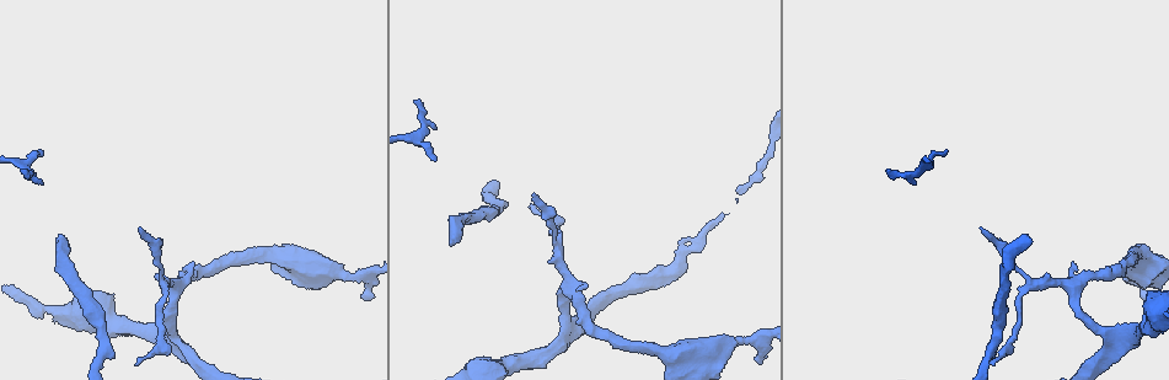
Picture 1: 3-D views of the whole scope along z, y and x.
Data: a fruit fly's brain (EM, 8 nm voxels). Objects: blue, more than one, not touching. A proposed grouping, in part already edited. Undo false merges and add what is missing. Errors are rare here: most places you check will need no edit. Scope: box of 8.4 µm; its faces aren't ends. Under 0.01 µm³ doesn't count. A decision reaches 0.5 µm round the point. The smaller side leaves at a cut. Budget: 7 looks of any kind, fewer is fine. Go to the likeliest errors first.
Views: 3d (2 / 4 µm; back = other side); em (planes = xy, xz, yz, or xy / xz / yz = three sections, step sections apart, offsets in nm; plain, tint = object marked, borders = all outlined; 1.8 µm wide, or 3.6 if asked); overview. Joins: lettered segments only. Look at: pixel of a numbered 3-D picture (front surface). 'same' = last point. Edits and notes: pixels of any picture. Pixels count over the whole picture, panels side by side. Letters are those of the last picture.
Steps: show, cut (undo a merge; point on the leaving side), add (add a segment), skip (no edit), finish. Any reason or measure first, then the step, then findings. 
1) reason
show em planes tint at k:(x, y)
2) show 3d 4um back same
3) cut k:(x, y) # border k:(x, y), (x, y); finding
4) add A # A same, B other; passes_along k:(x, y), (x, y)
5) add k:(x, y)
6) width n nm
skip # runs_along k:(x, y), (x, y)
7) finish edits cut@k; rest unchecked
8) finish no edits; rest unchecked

show em planes borders at 1:(55, 241)

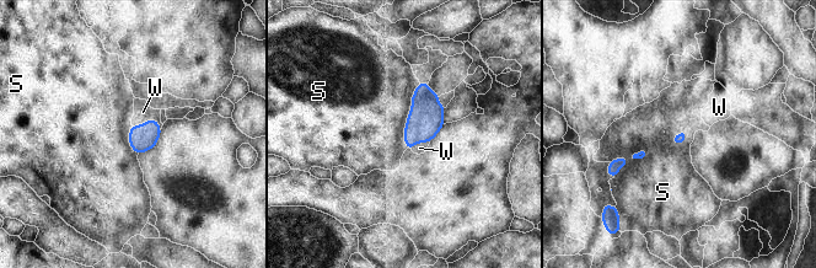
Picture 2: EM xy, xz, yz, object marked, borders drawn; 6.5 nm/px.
add W # S other, W same; passes_along 2:(141, 138), (148, 121), (143, 112); the cell continues

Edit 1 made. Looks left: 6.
tapers out
show em planes borders at 1:(140, 228)

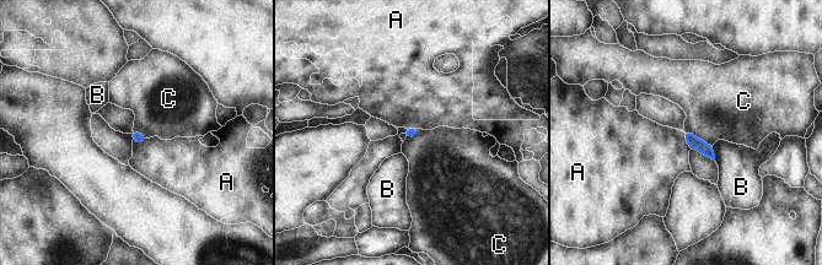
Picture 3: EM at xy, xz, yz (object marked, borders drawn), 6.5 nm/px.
skip # A other, B other, C other; border 3:(683, 130), (691, 131), (712, 146); no lettered segment goes on from it

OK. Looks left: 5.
finish edits add@2; rest unchecked

